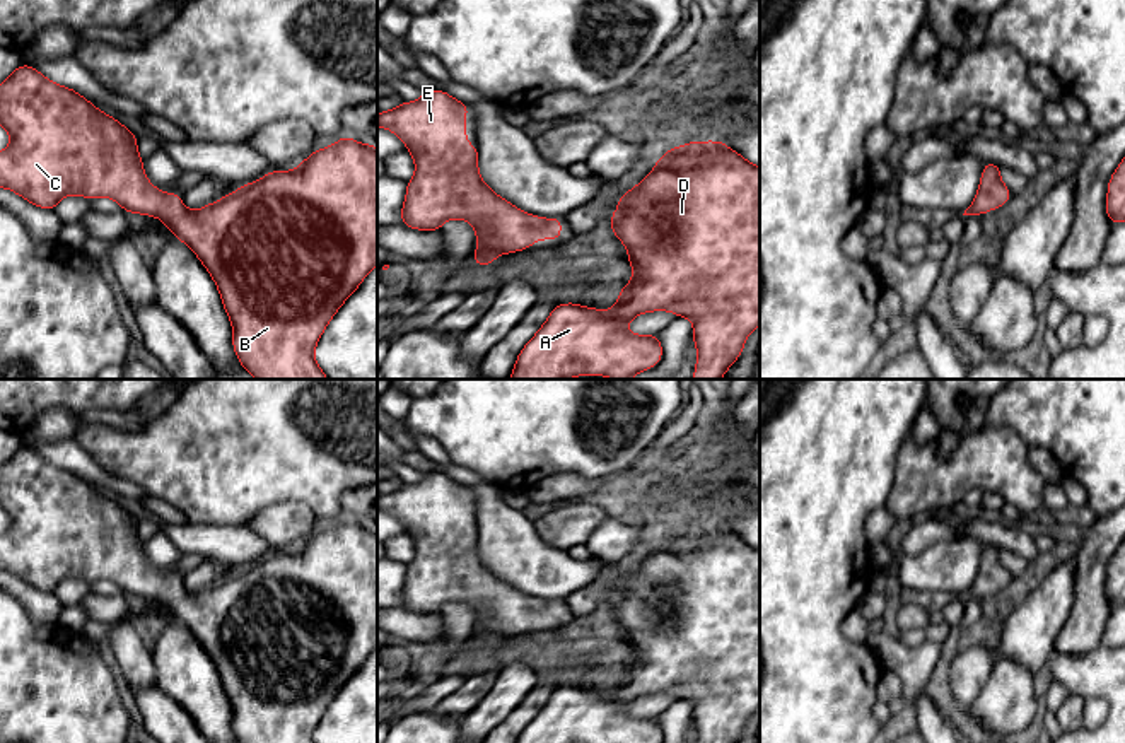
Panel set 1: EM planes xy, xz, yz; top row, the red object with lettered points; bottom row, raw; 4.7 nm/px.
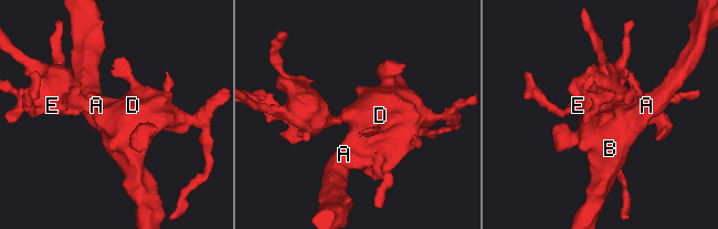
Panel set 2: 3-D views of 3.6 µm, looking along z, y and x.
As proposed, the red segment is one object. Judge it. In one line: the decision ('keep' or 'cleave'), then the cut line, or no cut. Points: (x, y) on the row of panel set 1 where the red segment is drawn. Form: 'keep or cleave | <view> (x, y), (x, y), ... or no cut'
keep | no cut

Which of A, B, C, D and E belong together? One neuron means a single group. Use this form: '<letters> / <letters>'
A B C D E

